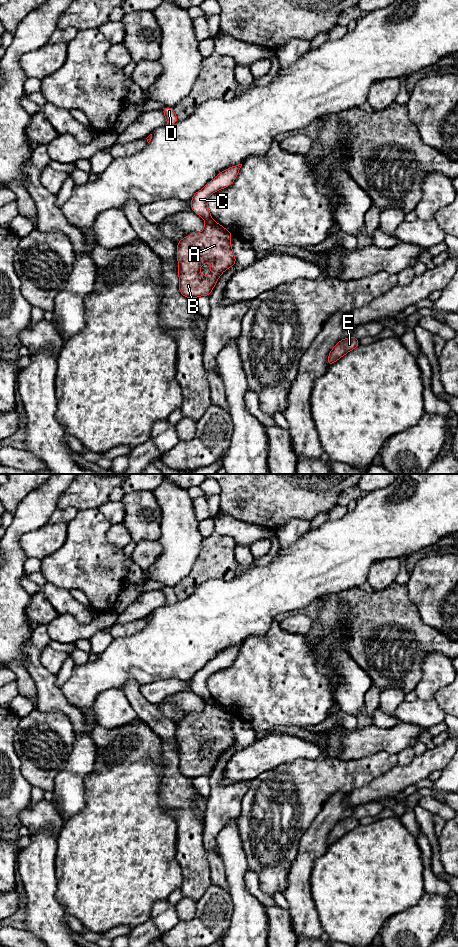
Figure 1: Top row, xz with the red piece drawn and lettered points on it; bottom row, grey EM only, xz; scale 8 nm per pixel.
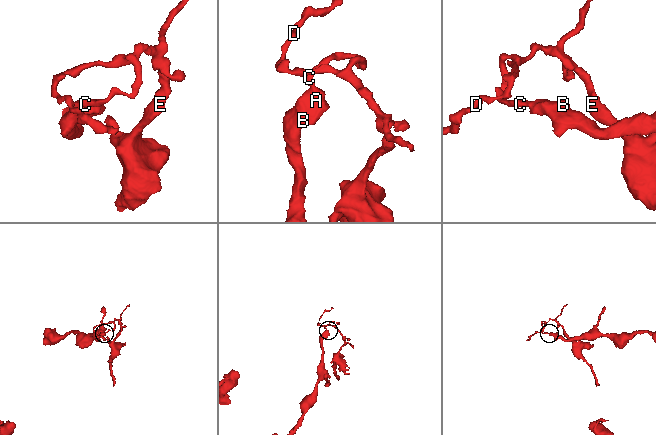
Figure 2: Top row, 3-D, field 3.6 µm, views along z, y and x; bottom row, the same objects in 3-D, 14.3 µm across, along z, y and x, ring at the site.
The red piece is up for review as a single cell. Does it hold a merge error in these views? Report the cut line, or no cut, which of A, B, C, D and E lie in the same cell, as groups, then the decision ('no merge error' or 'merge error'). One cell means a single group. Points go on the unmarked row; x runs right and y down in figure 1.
xz (210, 697), (205, 700) | A B / C D E | merge error

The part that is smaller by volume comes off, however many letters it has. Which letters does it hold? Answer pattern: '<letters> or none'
C, D, E

